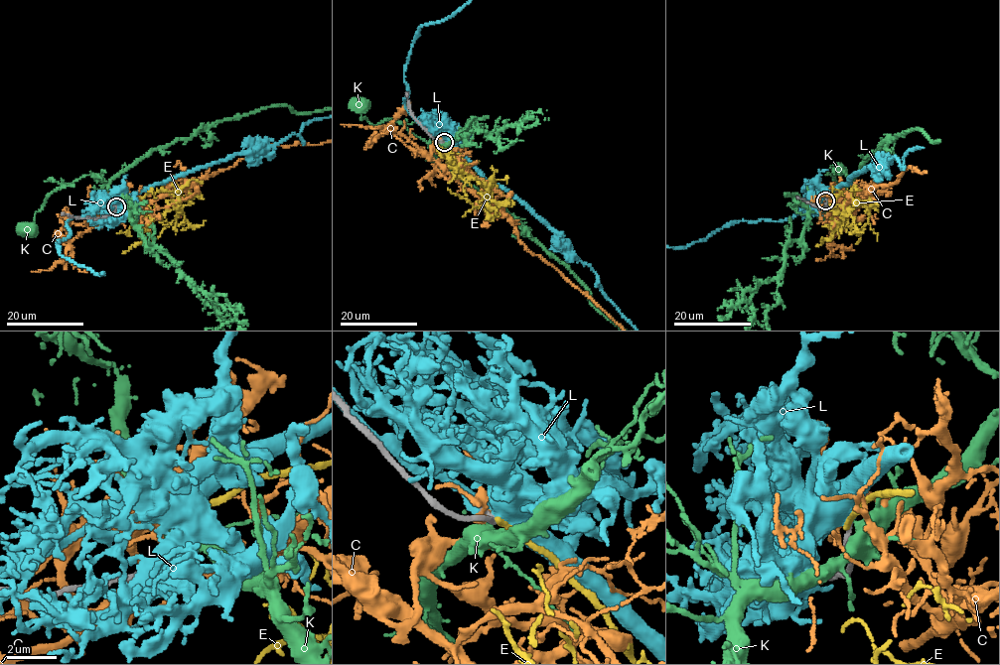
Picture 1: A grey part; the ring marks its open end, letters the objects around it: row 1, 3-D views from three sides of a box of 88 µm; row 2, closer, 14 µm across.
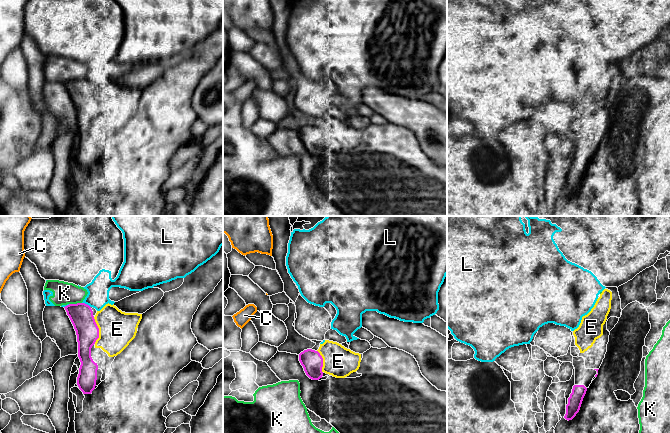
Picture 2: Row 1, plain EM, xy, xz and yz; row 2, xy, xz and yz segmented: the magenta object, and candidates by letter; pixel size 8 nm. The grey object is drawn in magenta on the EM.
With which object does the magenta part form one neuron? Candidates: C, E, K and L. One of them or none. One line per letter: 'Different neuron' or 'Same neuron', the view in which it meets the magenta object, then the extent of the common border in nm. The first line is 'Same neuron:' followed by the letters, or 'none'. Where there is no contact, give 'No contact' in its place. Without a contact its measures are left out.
Same neuron: E
C: Different neuron. No contact
E: Same neuron. Touches magenta in xy. Shared border 220 nm
K: Different neuron. Touches magenta in xy. Shared border 110 nm
L: Different neuron. Touches magenta in xy. Shared border 80 nm

